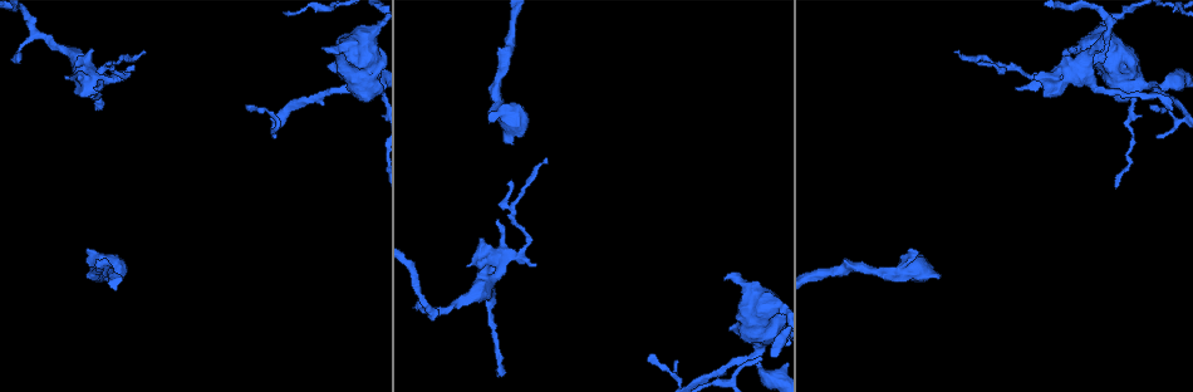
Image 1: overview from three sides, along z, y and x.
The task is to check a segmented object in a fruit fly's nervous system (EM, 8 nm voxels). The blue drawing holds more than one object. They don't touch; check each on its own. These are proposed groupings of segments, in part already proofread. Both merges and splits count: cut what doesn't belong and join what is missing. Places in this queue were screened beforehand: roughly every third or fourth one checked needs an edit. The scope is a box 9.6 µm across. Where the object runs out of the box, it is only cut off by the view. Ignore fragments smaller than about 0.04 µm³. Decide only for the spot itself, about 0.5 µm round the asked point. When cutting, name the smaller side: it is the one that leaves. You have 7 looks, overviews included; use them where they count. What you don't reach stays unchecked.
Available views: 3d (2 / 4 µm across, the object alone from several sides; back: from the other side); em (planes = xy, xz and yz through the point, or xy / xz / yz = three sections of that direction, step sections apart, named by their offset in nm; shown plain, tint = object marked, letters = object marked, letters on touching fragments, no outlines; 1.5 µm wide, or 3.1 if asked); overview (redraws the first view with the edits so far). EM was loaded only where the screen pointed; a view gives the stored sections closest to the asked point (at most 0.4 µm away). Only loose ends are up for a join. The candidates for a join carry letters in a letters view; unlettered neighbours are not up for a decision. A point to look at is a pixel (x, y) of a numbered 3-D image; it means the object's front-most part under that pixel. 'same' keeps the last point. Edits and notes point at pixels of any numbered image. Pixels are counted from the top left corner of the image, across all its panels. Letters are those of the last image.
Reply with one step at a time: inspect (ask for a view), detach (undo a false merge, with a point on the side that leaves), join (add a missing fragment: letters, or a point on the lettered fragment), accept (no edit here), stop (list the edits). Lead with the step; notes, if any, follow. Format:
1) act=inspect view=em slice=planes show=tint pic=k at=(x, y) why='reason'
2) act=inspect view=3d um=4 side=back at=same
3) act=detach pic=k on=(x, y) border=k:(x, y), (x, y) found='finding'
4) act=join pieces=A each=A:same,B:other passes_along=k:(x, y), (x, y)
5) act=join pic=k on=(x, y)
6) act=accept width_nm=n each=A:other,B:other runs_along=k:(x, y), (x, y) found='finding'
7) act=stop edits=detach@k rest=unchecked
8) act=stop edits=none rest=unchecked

act=inspect view=3d um=2 side=back pic=1 at=(725, 277) why='stops while still wide'

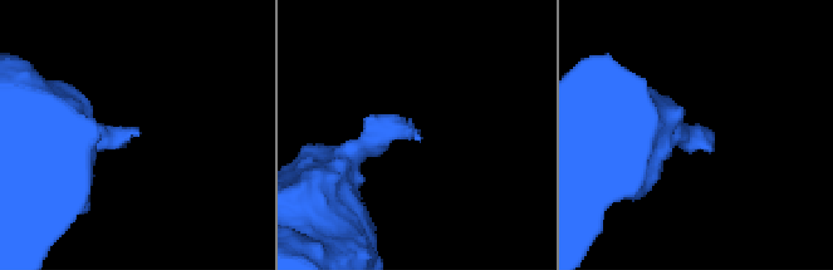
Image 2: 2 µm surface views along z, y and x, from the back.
act=inspect view=em slice=xy step=4 show=letters pic=2 at=(694, 130)

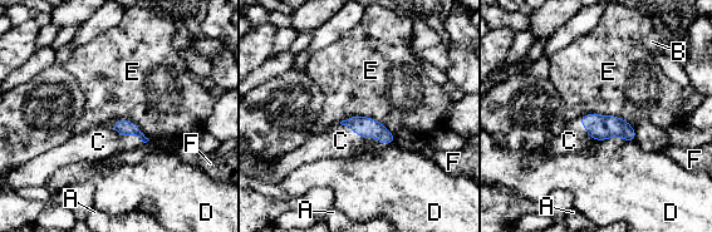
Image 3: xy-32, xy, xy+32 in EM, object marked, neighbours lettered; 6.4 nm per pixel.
act=inspect view=em slice=planes show=letters at=same

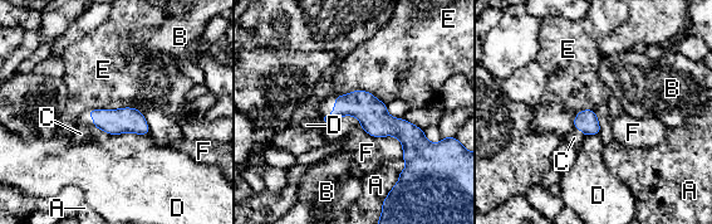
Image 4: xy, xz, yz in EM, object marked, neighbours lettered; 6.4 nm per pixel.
act=join pieces=C each=A:other,B:other,C:same,D:other,E:other,F:other found='it goes on there'

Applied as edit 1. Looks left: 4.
act=inspect view=overview

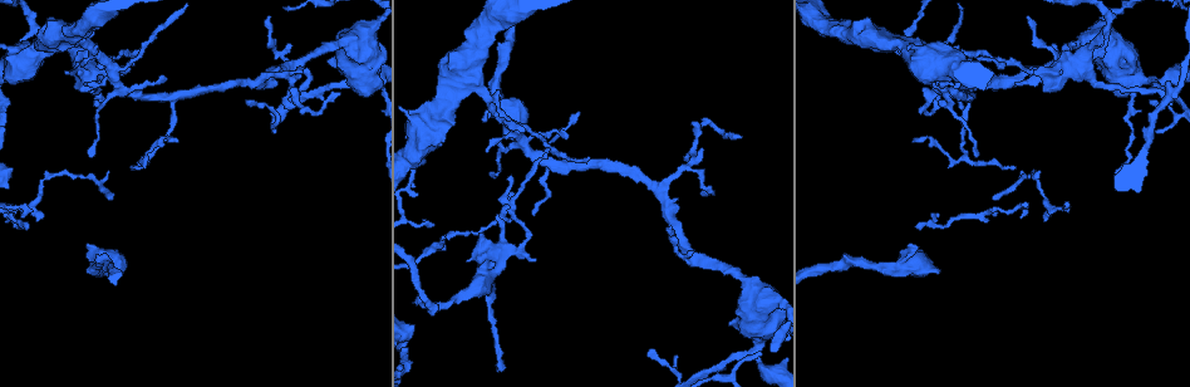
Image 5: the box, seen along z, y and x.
act=inspect view=3d um=4 pic=5 at=(535, 258)

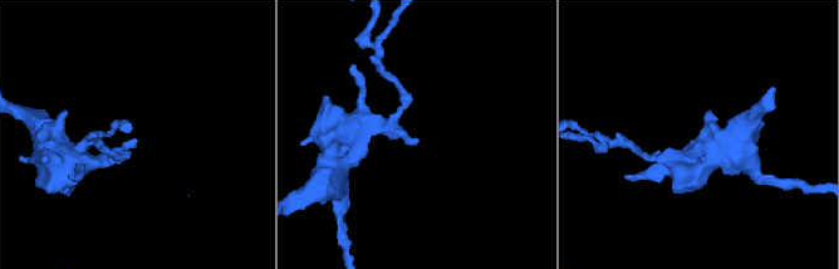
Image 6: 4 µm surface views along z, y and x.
act=inspect view=em slice=planes show=letters pic=6 at=(136, 141)

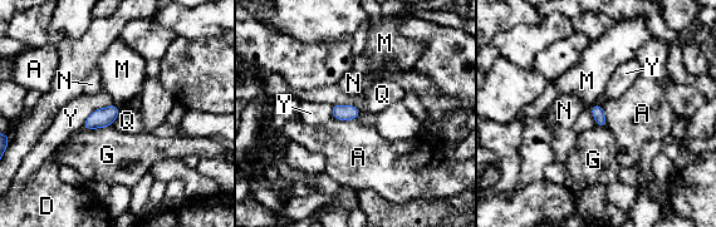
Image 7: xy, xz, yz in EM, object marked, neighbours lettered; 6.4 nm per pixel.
act=accept longest_contact=Y:260nm each=A:other,D:other,G:other,M:other,N:other,Q:other,Y:other border=7:(332, 104), (352, 104), (361, 112) found='none of them fits'

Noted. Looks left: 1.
act=stop edits=join@4 rest=unchecked

